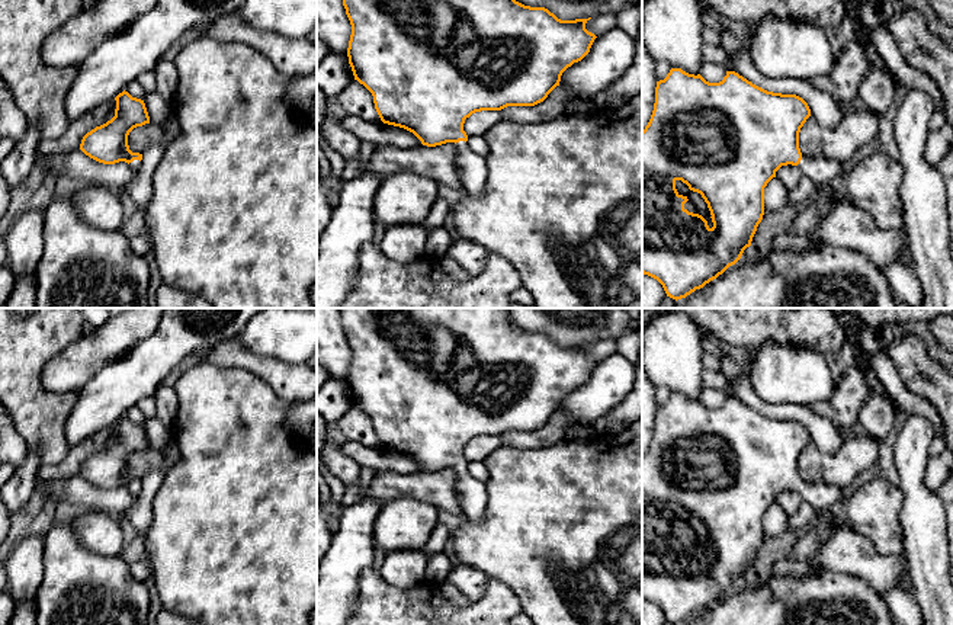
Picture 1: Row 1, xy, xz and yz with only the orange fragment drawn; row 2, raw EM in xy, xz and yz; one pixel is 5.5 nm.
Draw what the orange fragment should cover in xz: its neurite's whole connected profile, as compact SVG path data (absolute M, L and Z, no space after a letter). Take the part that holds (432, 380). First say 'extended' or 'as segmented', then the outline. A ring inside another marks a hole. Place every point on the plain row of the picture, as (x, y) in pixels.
extended; M340 308L340 320L346 340L352 350L347 374L349 390L354 406L363 410L373 422L375 435L384 449L404 453L413 458L423 471L436 472L446 468L456 471L455 491L471 522L481 522L485 515L488 491L484 483L468 472L468 461L463 456L465 445L481 436L501 436L507 432L535 432L559 411L562 398L574 388L581 387L597 363L585 355L591 344L561 346L545 333L530 333L516 327L504 308Z

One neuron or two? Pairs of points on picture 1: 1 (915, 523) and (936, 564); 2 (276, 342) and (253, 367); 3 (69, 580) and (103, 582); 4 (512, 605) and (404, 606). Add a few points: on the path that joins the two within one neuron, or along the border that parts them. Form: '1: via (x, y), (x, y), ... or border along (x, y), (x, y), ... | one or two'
1: via (924, 534), (927, 554) | one
2: border along (234, 337), (257, 355), (297, 364) | two
3: via (77, 582), (95, 582) | one
4: via (485, 609), (430, 609) | one

